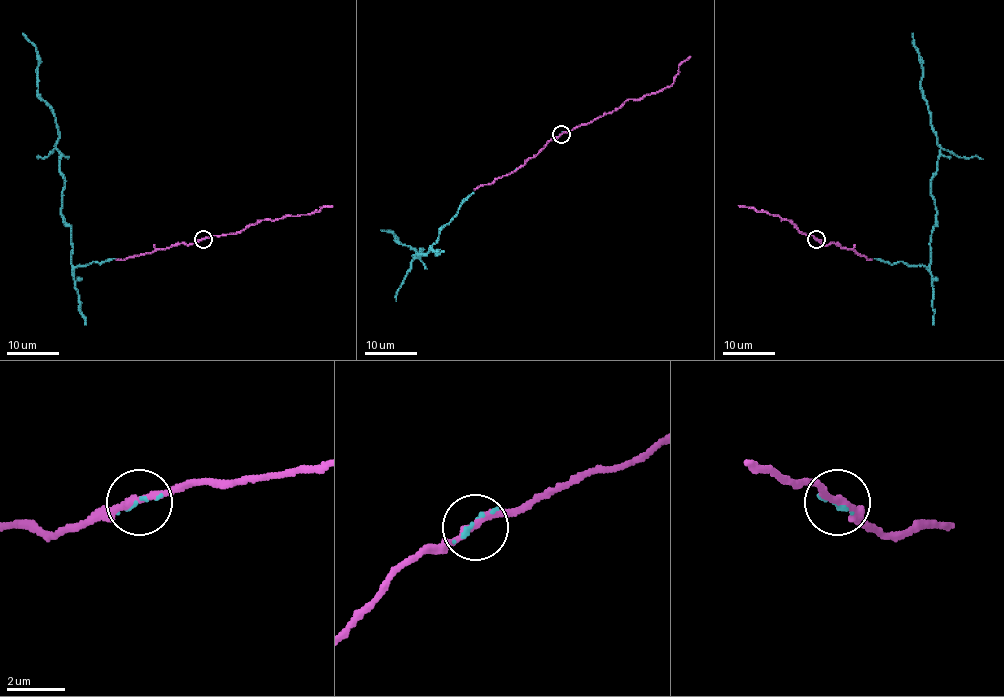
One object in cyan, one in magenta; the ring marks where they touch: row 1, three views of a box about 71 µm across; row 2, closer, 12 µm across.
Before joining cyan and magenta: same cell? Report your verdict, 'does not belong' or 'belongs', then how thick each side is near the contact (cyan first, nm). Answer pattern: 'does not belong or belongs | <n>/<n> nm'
belongs | 110/240 nm

